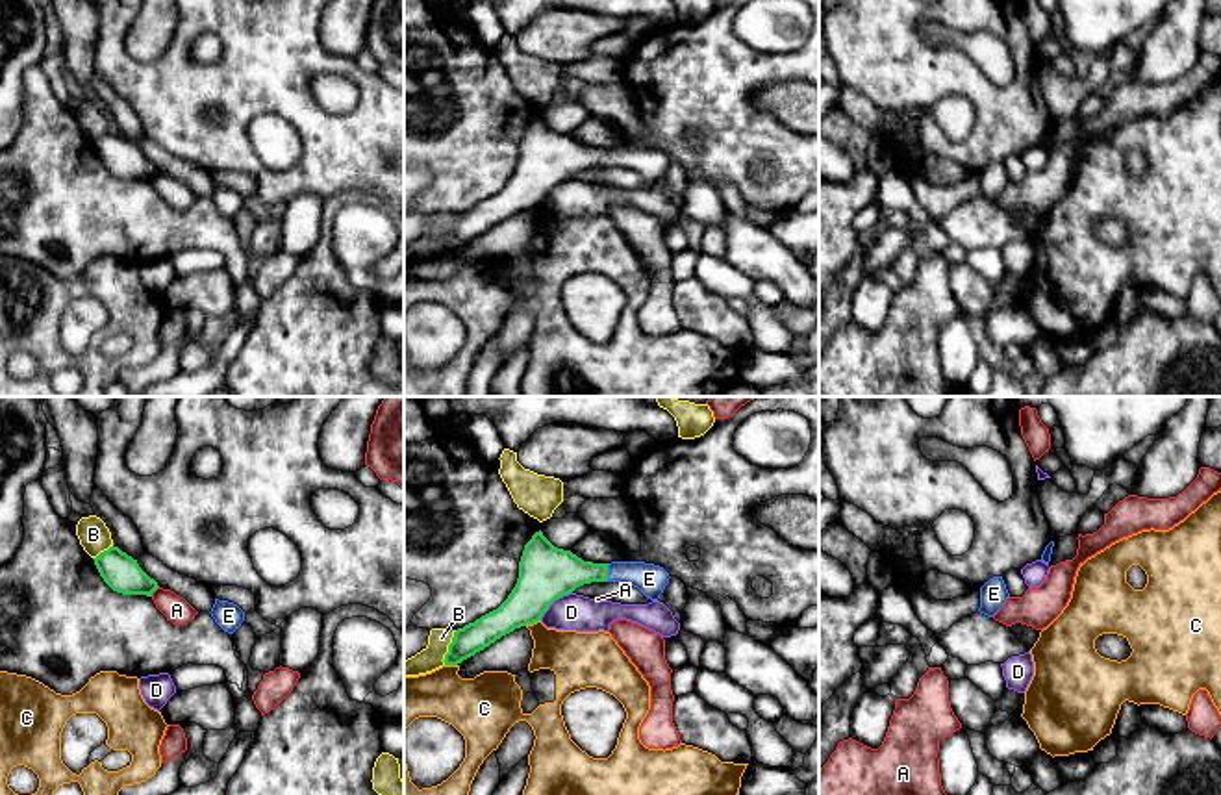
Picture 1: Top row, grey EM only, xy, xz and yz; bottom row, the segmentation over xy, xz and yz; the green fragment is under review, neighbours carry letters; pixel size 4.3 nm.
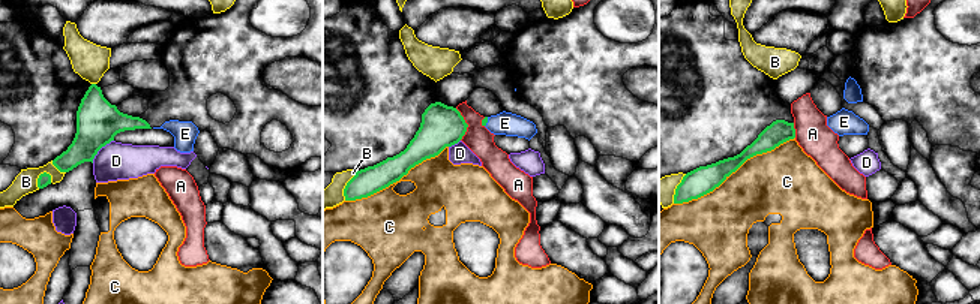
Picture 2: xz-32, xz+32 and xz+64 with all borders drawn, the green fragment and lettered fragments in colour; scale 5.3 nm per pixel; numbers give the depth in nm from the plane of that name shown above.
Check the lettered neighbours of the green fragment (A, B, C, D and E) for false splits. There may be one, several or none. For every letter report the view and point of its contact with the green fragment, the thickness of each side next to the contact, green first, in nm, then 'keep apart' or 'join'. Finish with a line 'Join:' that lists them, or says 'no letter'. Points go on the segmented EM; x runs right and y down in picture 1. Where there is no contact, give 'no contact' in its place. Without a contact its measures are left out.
A: xy (154, 590) | 160/120 nm | keep apart
B: xz (449, 647) | 130/110 nm | keep apart
C: xz (532, 623) | 240/240 nm | keep apart
D: xz (553, 601) | 240/160 nm | keep apart
E: xz (606, 573) | 220/140 nm | join
Join: E

